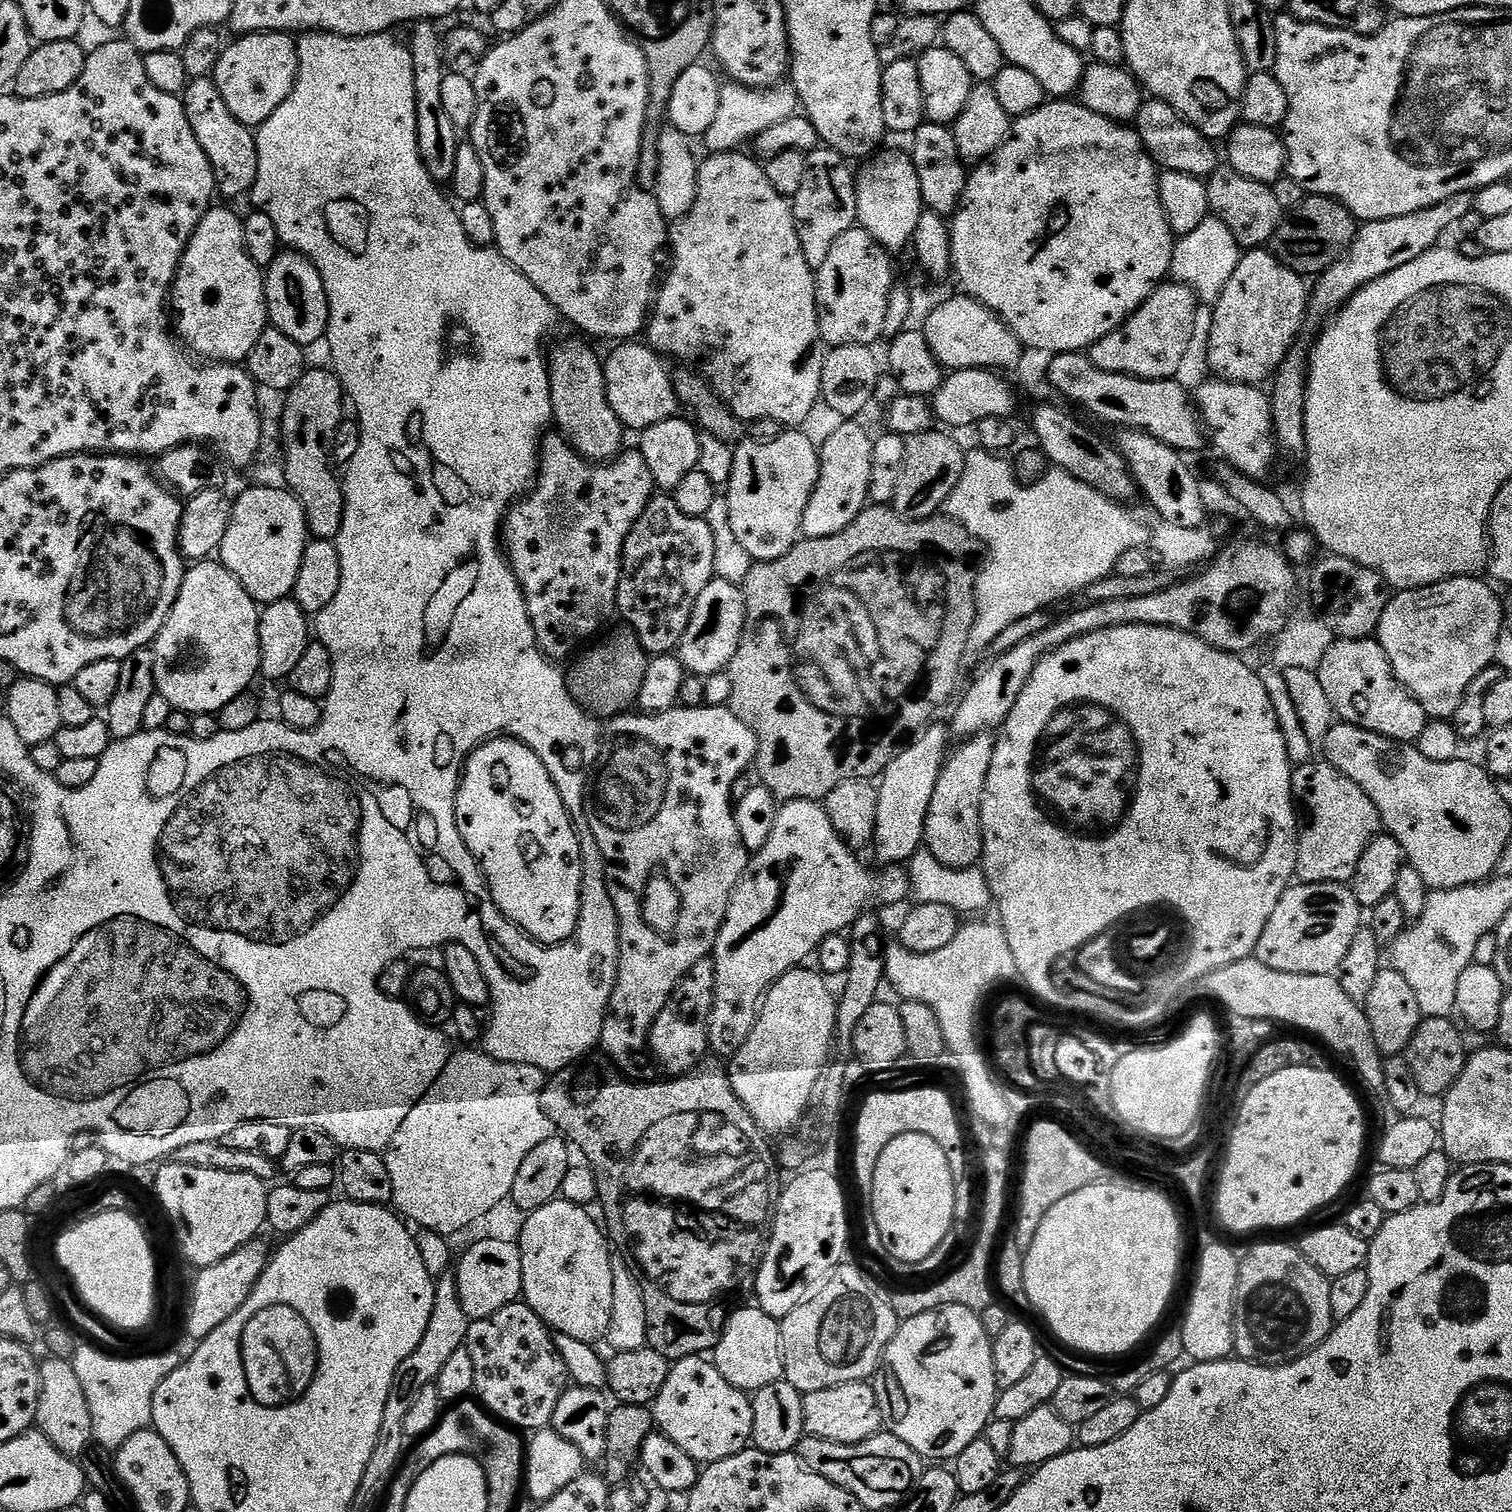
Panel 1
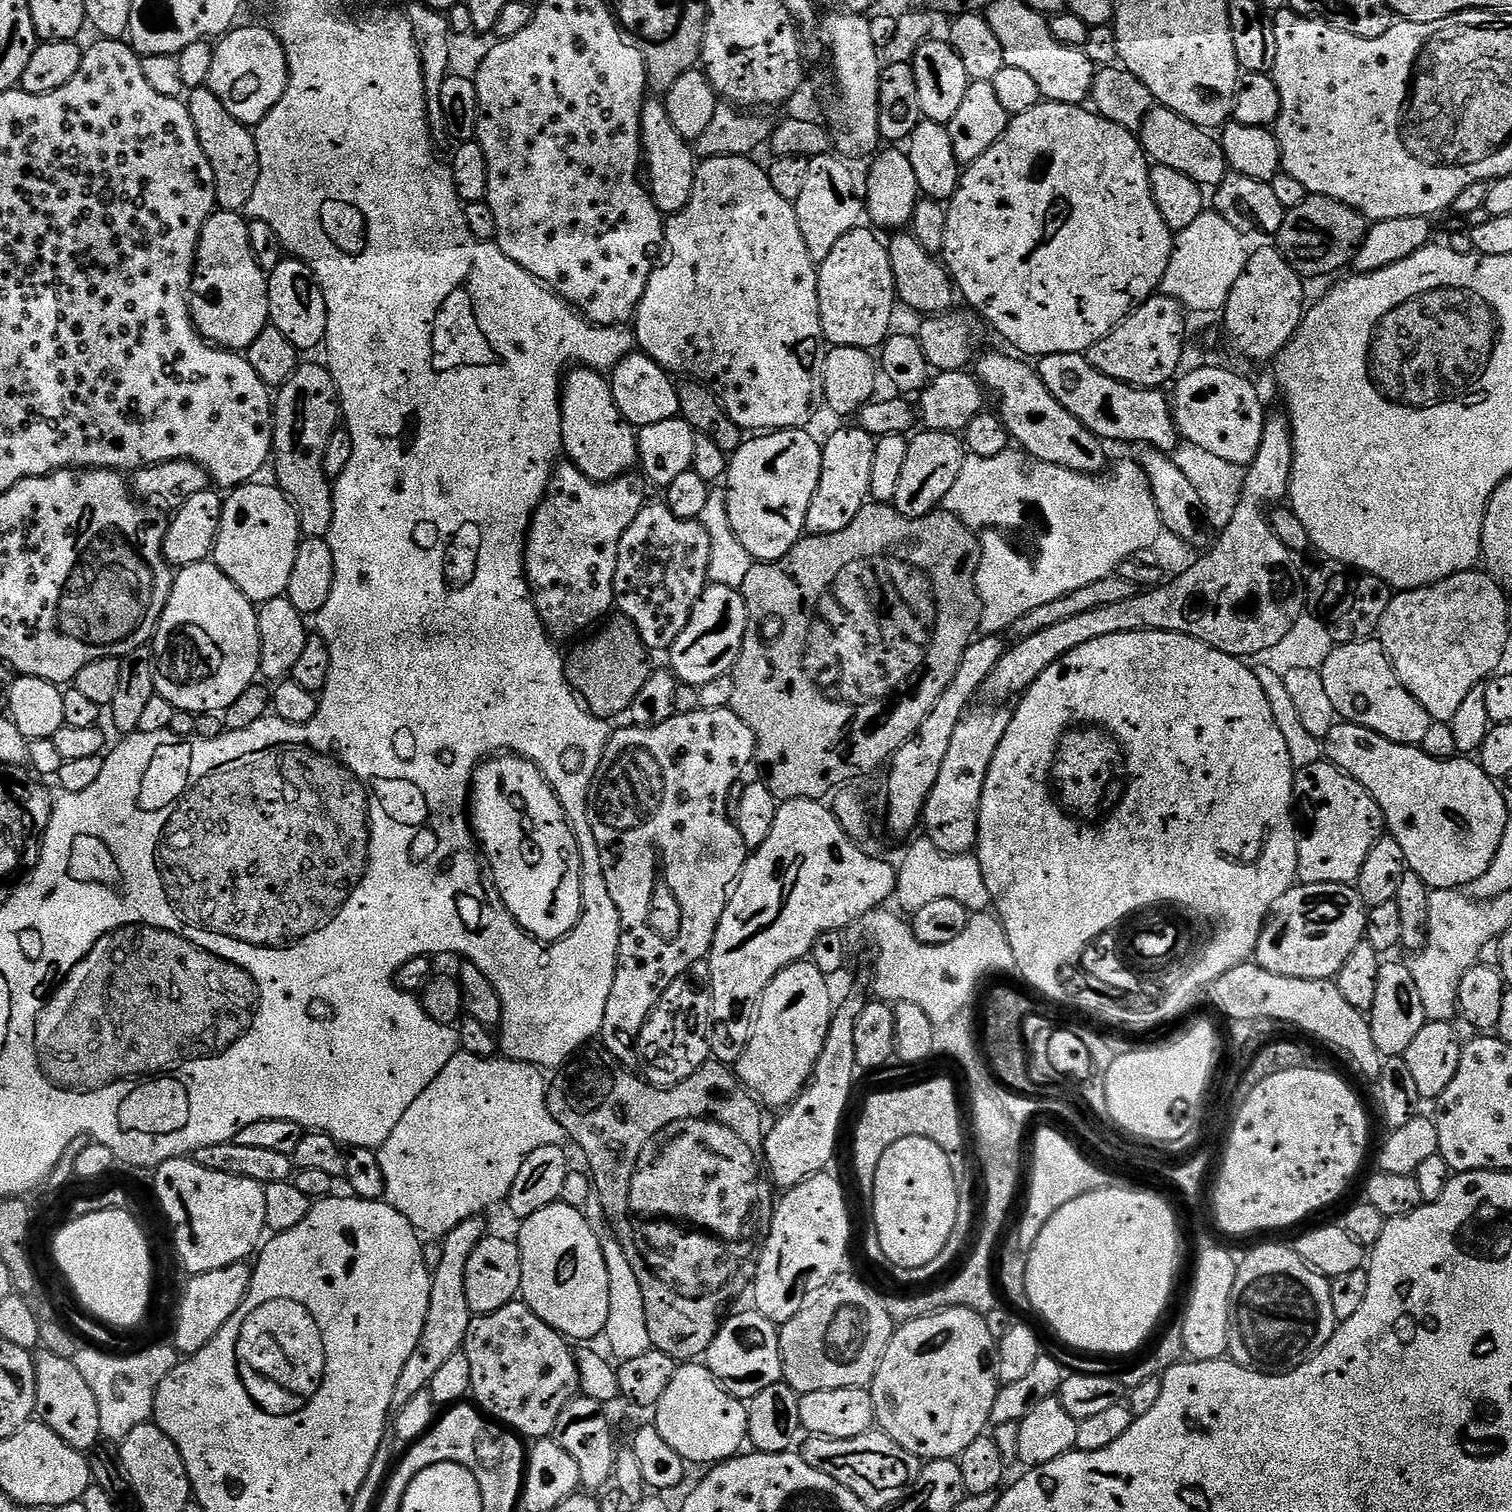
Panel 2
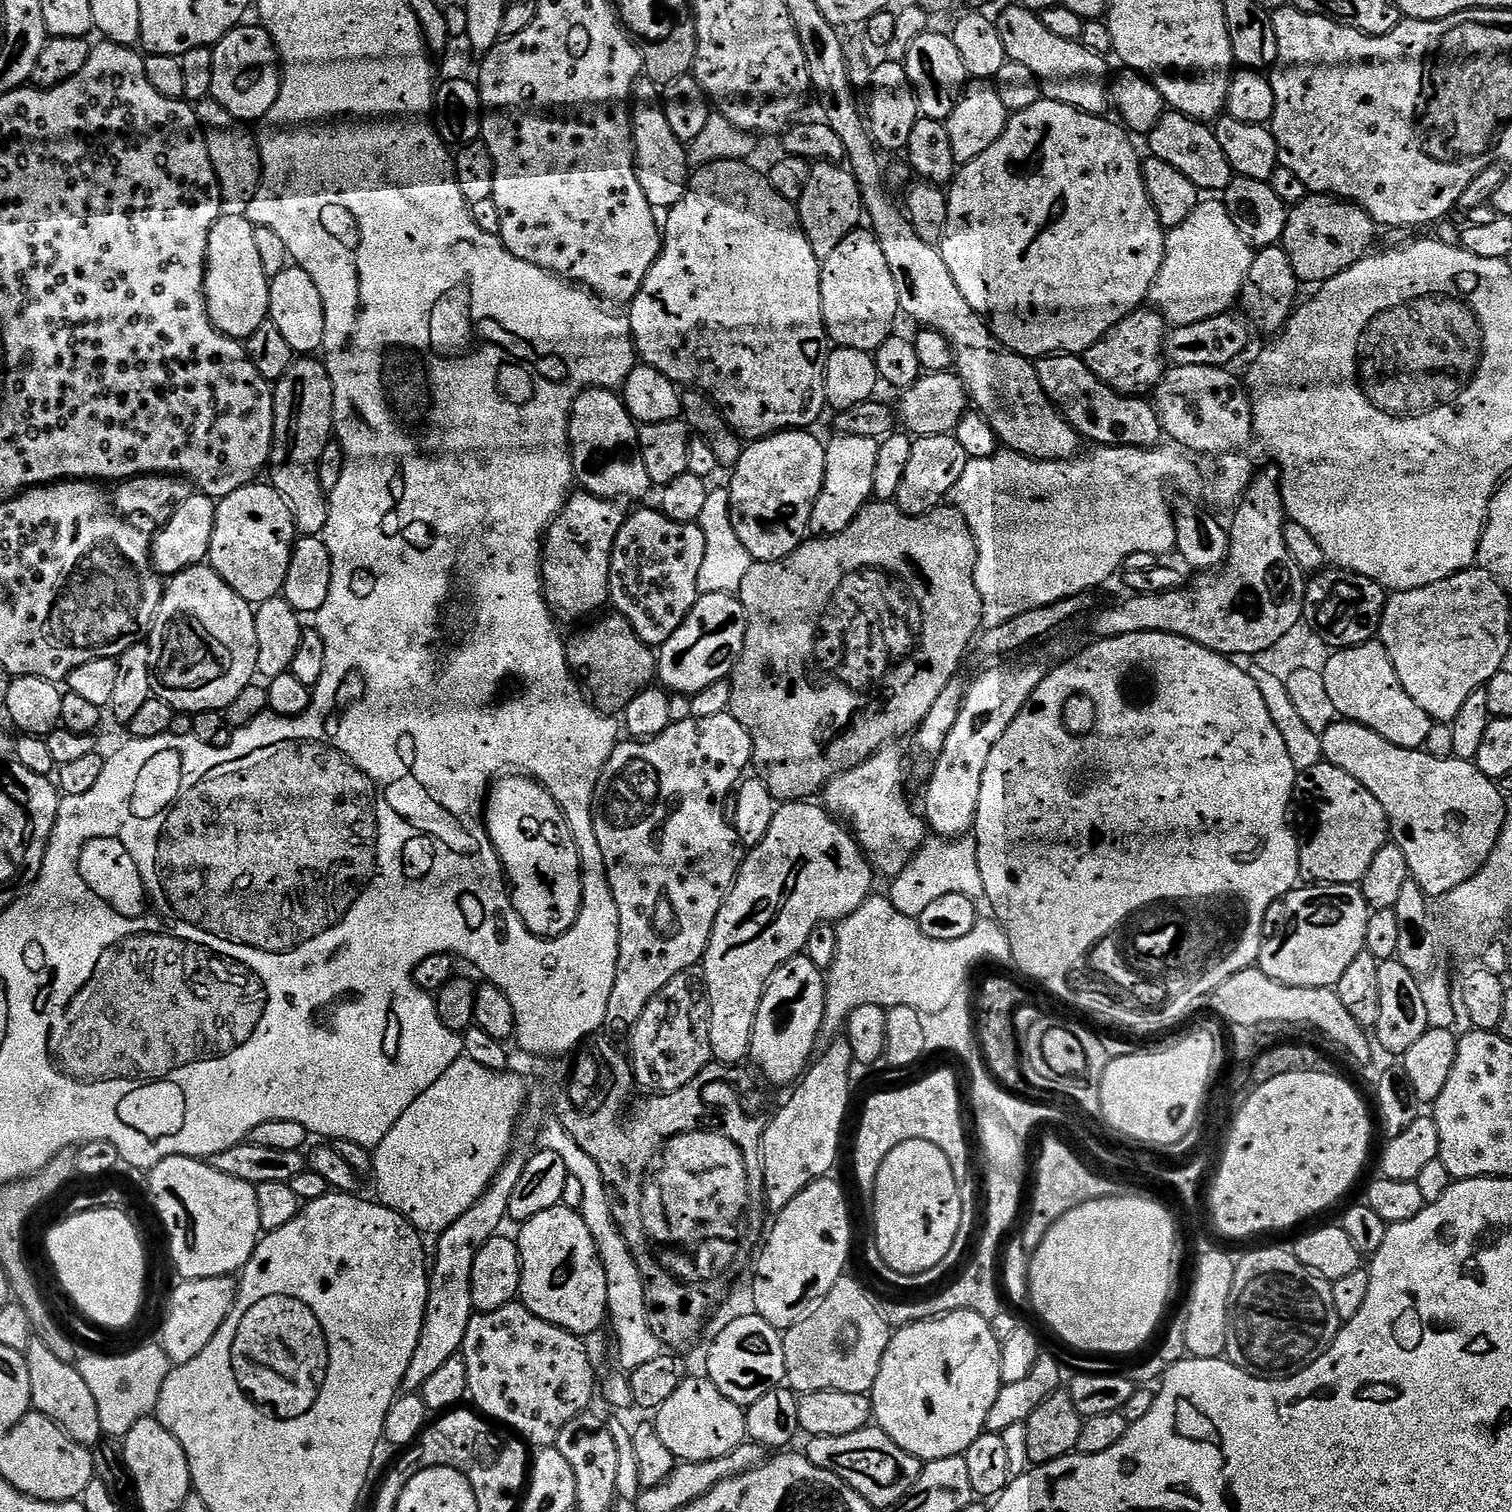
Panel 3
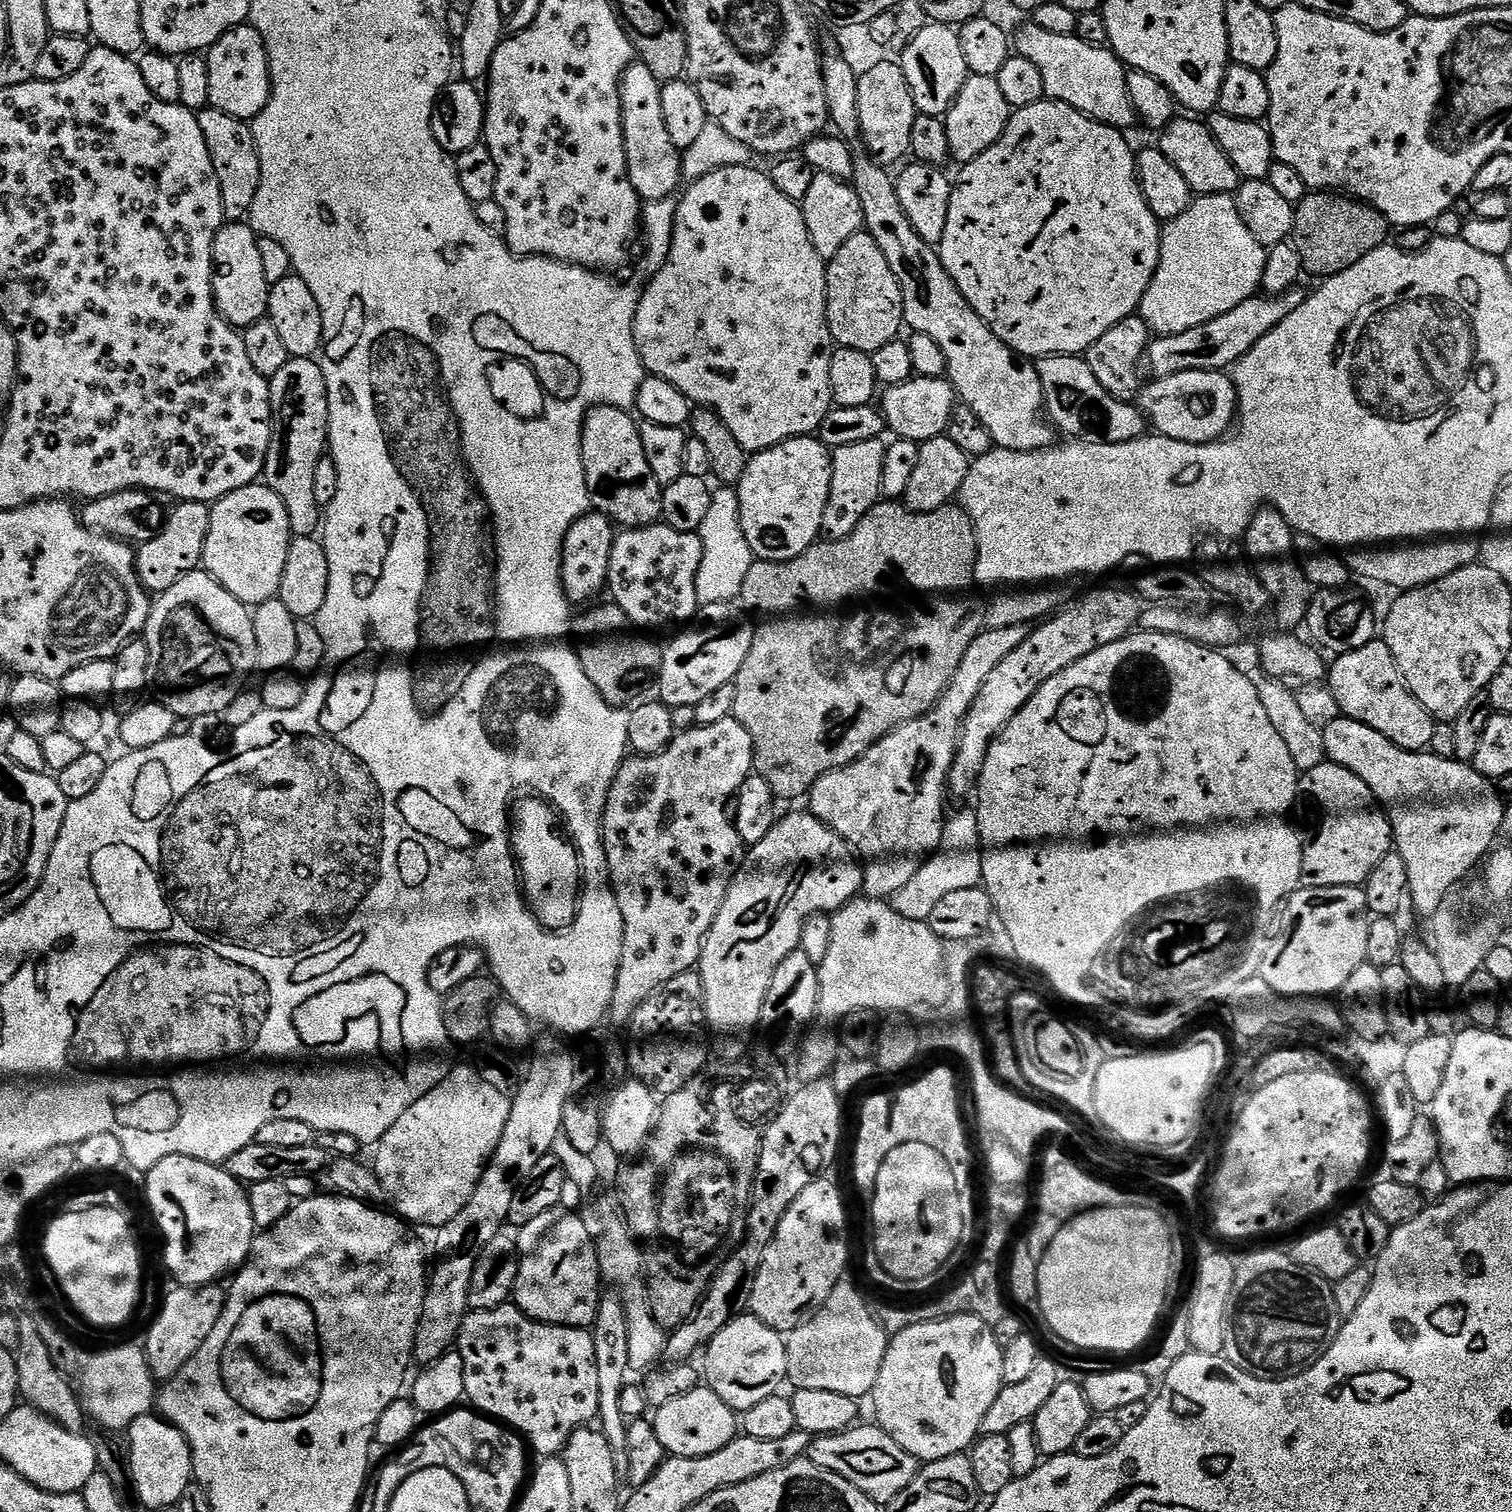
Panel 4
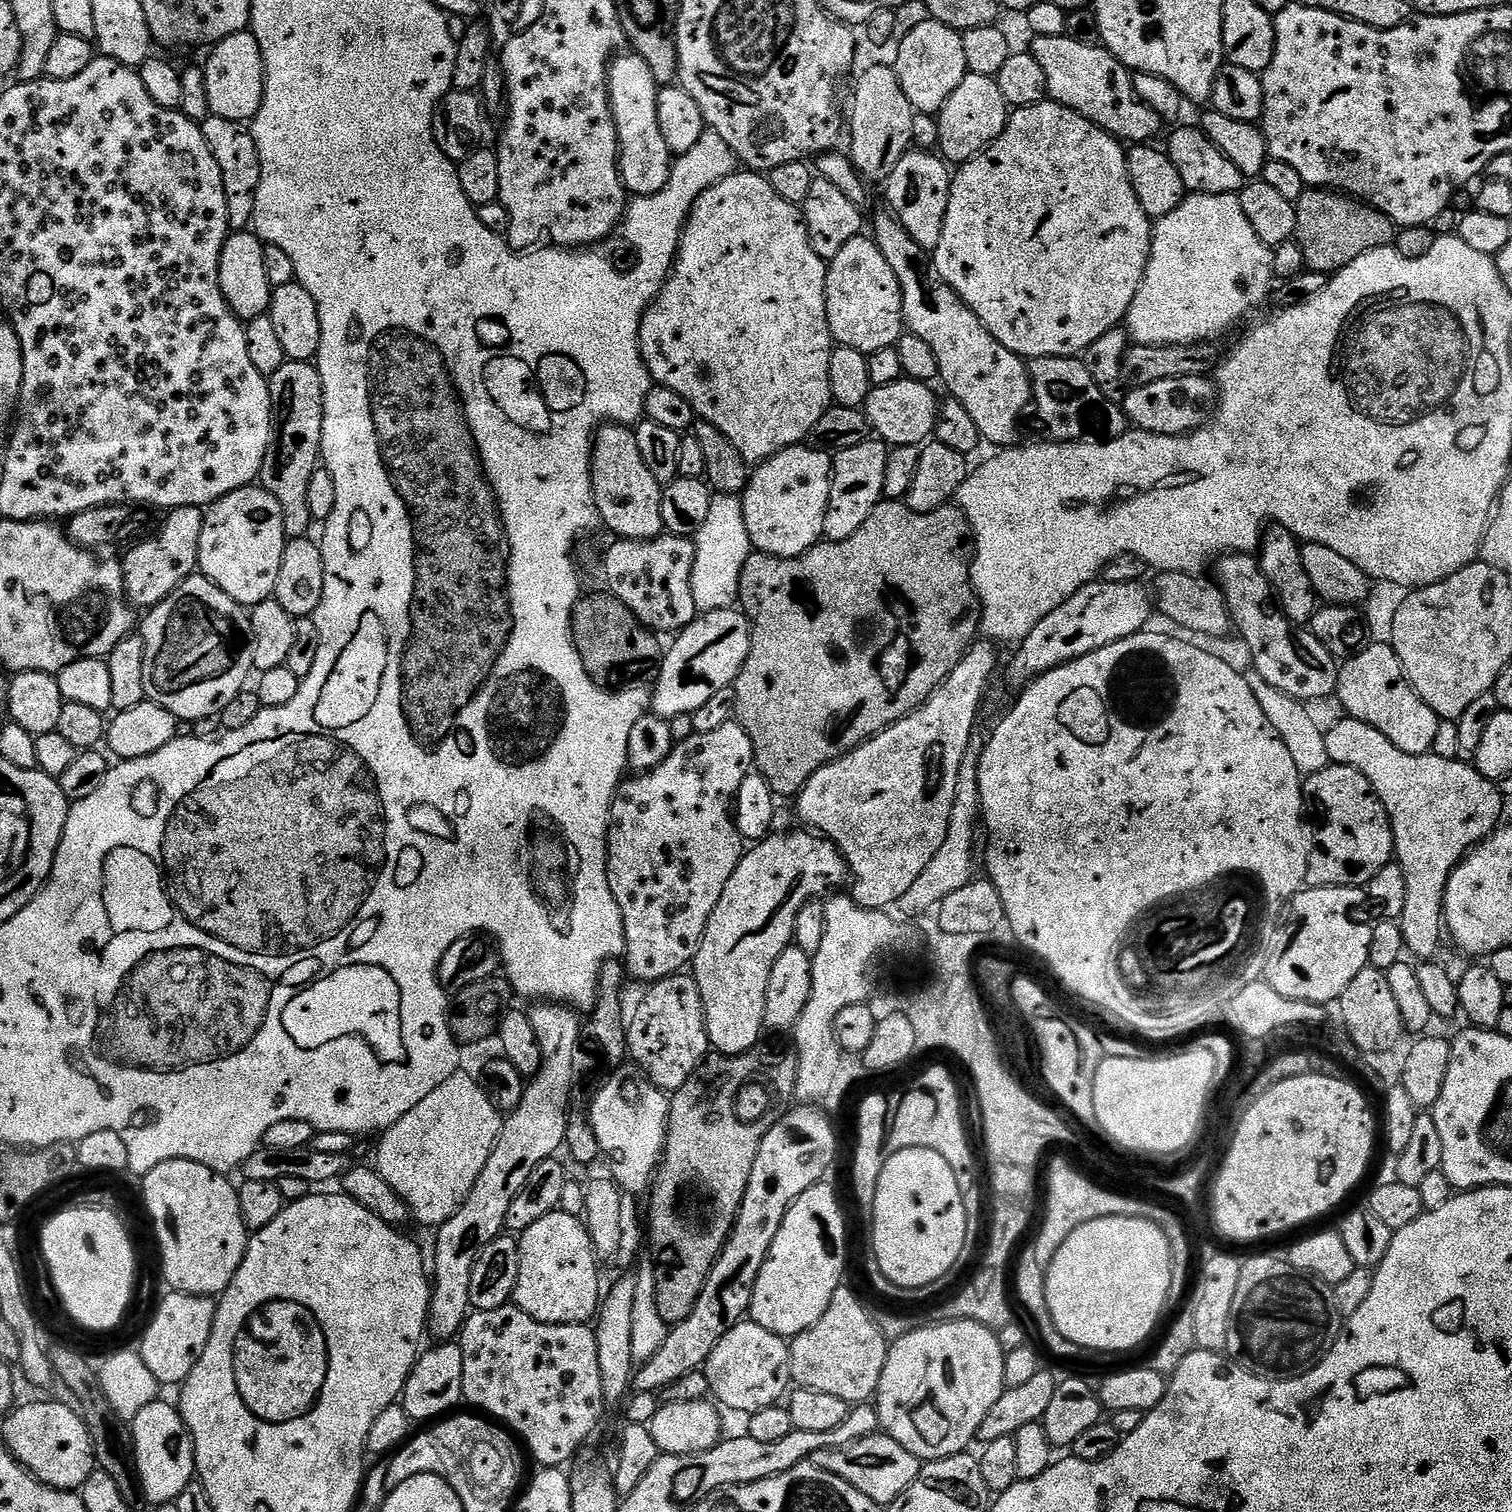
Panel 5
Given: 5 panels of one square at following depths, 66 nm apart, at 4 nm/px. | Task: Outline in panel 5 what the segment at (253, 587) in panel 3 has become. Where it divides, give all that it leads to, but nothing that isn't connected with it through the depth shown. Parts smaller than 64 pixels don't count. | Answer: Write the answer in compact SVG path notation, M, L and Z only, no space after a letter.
M262 486L239 488L226 494L207 509L202 526L202 538L198 542L199 575L205 576L223 592L230 594L234 602L245 606L261 604L263 600L273 599L285 543L282 506L278 506L278 498L274 498L274 494L270 494Z

